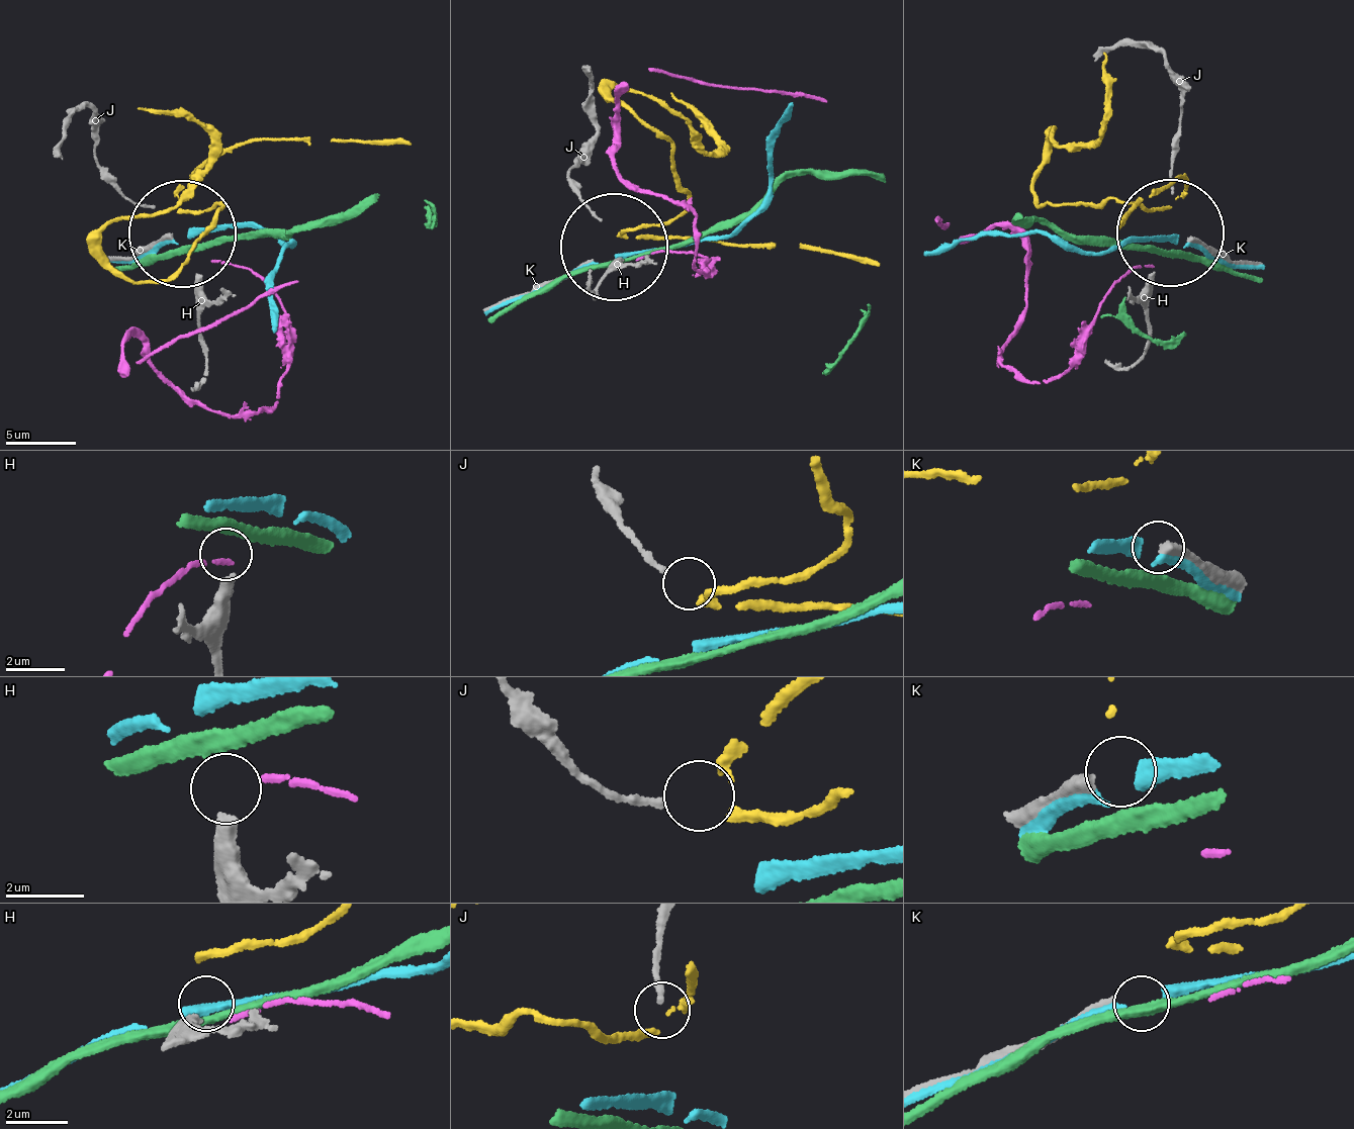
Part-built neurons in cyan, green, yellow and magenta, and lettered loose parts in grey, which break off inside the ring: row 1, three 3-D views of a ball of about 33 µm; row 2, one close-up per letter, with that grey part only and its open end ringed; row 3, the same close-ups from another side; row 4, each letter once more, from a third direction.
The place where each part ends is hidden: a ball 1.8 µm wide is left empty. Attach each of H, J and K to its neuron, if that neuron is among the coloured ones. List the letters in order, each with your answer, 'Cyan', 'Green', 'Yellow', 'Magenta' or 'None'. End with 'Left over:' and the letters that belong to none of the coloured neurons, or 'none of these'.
H: None
J: Yellow
K: None
Left over: H, K

